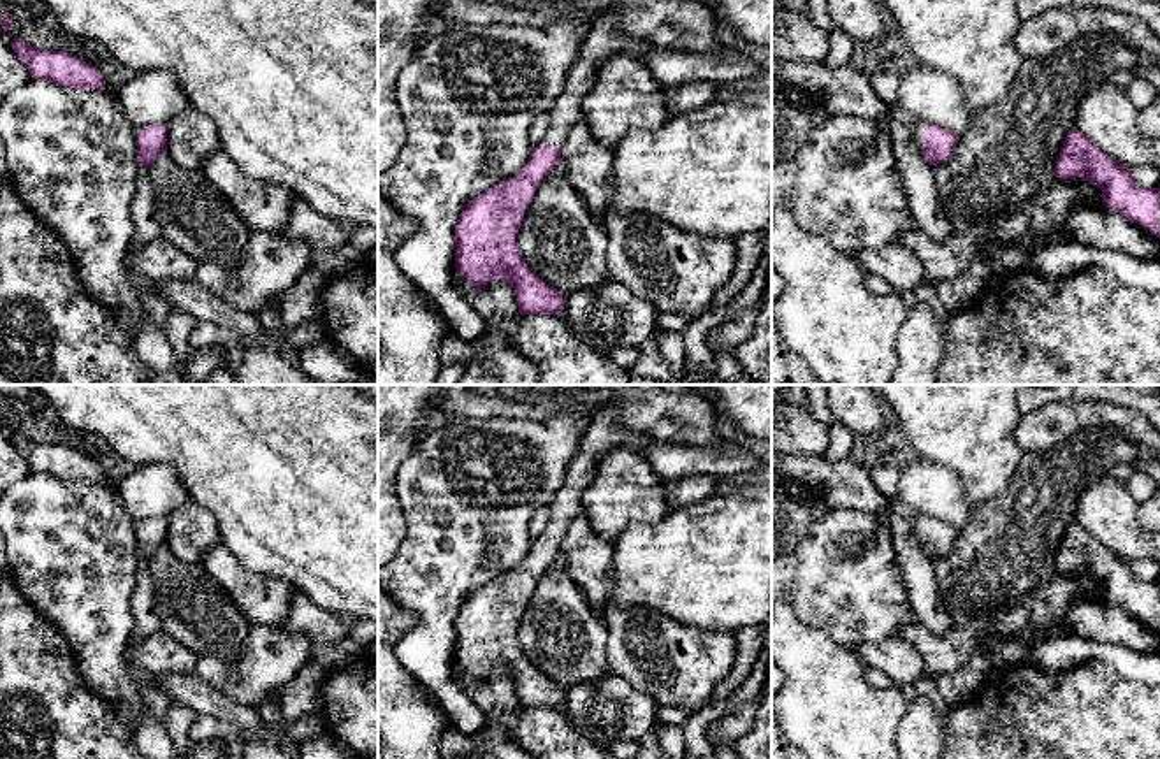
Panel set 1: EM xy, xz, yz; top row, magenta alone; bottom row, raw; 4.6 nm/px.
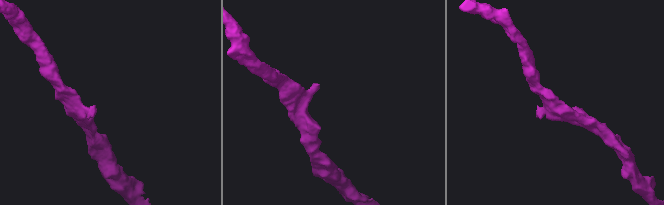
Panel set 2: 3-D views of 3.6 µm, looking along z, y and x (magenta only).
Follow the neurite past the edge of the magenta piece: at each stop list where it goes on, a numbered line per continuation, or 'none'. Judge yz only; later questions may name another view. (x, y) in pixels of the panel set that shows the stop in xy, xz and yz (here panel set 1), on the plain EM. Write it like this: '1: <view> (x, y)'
1: yz (920, 526)

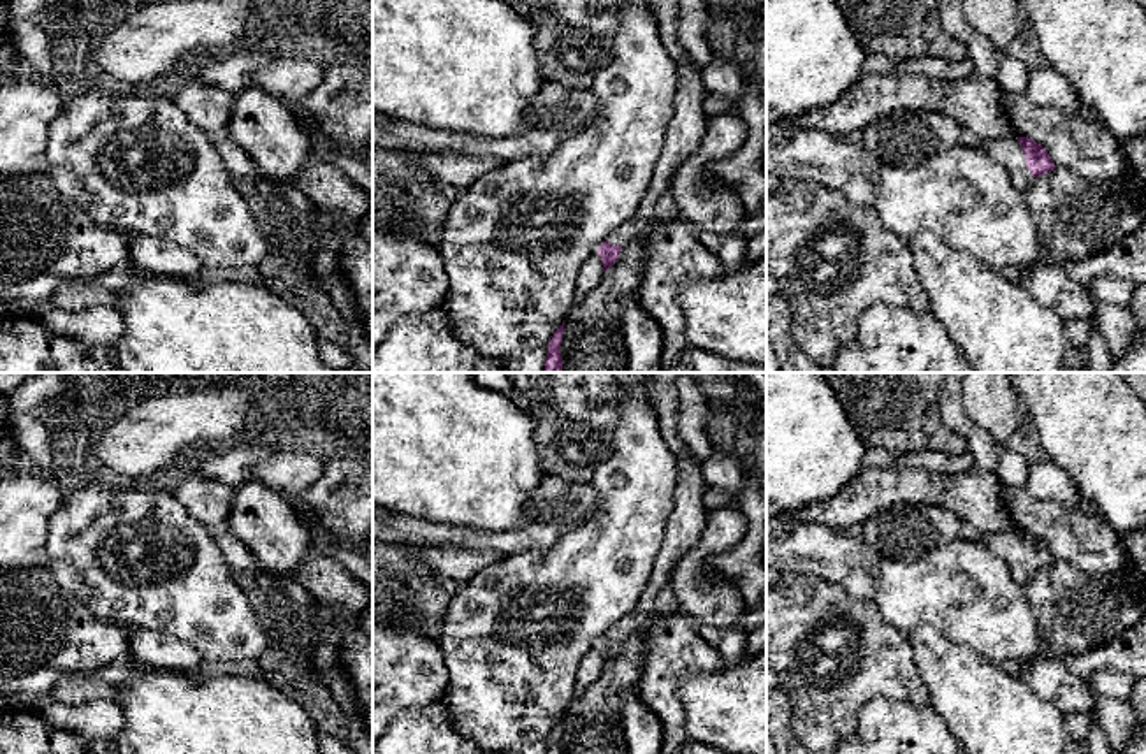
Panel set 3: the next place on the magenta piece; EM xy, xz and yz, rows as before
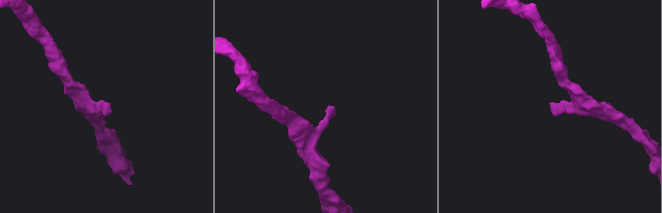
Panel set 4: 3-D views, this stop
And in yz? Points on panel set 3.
1: yz (1008, 545)

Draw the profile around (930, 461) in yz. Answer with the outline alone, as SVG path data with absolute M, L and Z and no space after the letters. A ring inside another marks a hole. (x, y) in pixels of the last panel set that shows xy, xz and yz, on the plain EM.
M919 450L896 455L896 464L921 468L928 473L953 475L974 469L972 457L963 453L946 453L935 450Z

